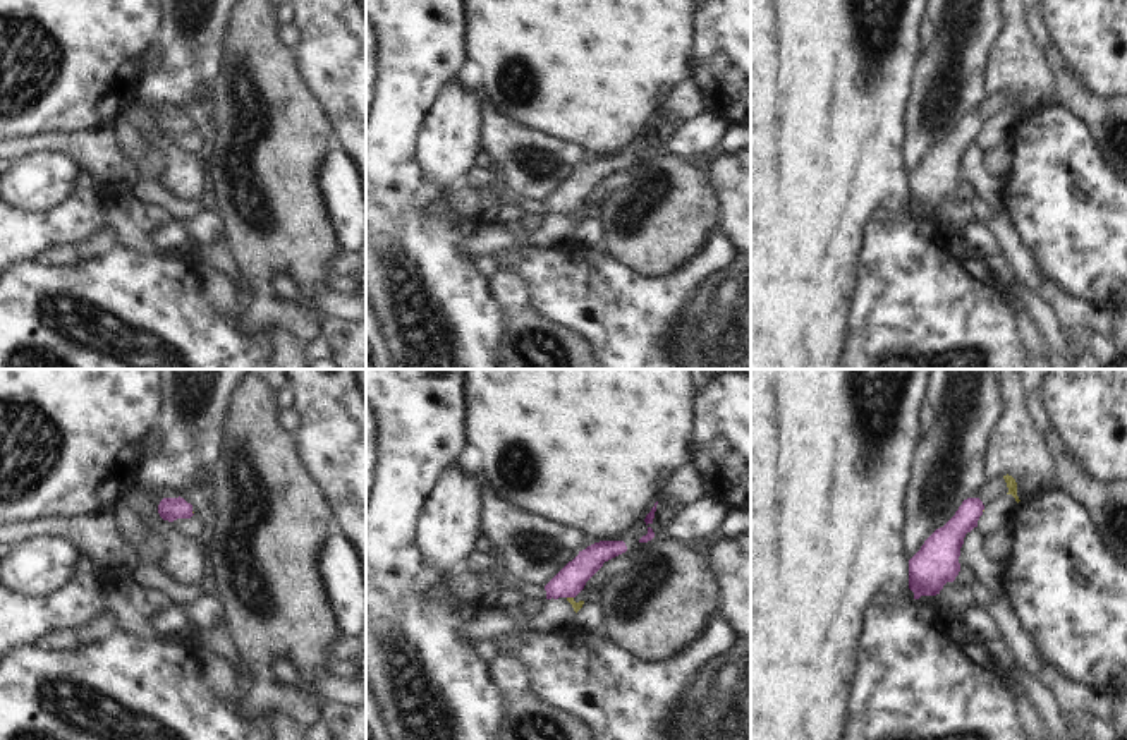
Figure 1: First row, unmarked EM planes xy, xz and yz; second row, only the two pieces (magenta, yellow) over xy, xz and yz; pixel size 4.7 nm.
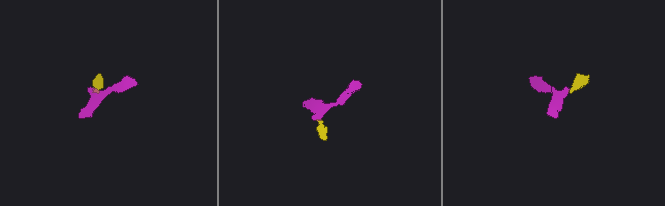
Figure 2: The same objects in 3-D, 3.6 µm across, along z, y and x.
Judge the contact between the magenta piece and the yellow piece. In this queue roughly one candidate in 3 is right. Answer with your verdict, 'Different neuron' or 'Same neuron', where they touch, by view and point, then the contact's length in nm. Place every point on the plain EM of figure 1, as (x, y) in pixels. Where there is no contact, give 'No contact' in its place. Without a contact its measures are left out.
Same neuron. Touches magenta at xz (571, 212). Shared border 30 nm

